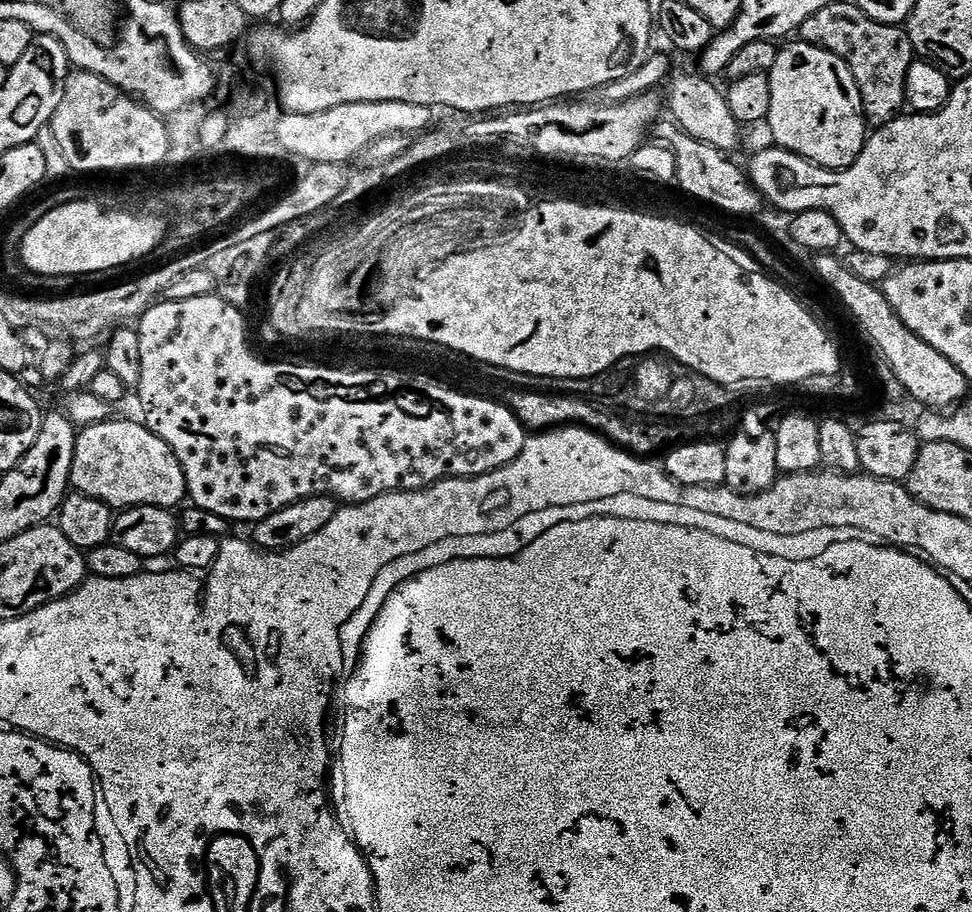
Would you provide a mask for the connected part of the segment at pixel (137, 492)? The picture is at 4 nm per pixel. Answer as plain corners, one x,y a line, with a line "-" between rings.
119,418
87,425
77,435
71,487
87,496
98,498
103,504
112,505
116,510
134,508
138,504
176,510
185,503
183,500
188,496
188,483
174,450
170,450
170,446
162,442
162,438
158,438
158,434
151,432
143,423
135,424
132,420

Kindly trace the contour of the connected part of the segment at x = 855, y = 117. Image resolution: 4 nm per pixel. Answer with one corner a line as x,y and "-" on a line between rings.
795,43
777,51
772,71
767,73
770,82
770,110
766,128
772,131
771,143
787,152
798,154
820,168
848,168
860,157
866,139
864,99
858,82
854,82
854,74
850,74
850,66
846,66
842,58
830,54
825,48
817,48
814,44

